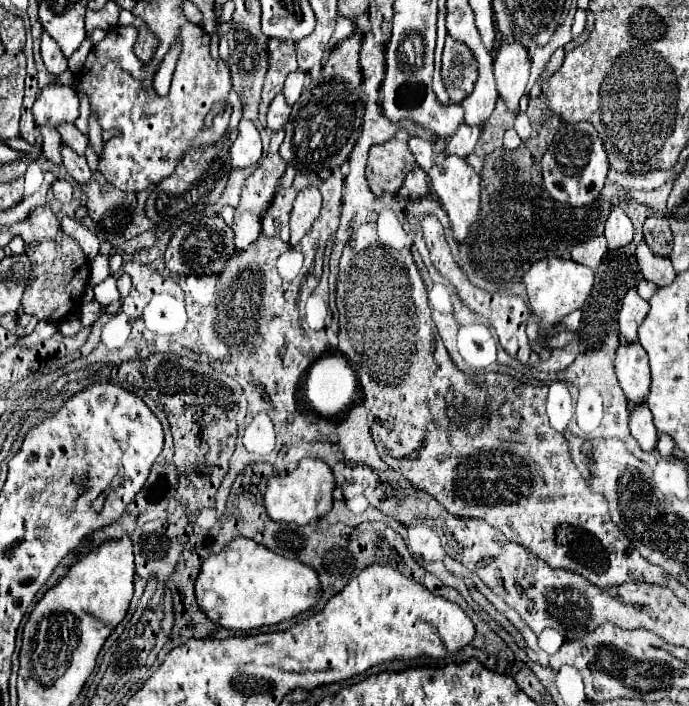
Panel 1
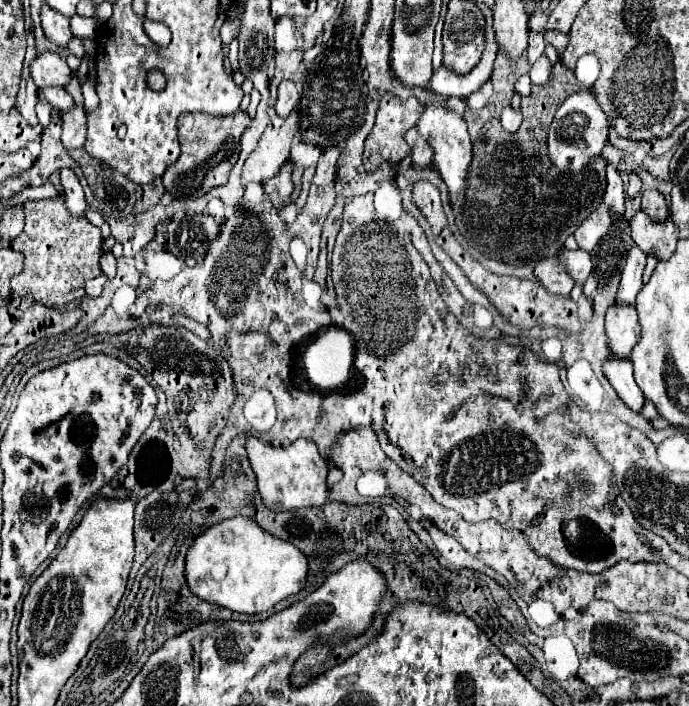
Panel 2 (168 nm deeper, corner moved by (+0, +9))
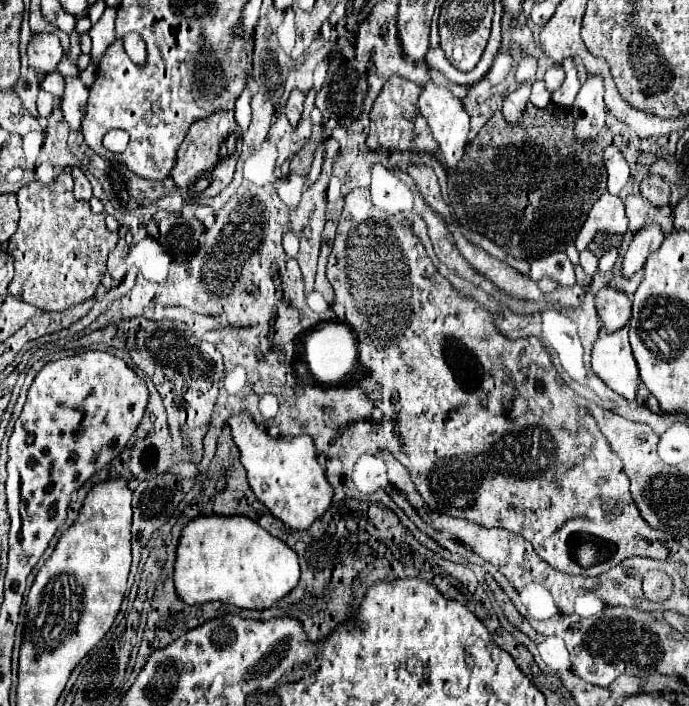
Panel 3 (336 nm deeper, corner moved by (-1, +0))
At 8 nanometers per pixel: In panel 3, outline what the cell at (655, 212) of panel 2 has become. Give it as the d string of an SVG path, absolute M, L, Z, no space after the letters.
M649 175L641 181L641 197L655 207L669 205L669 183L659 175Z

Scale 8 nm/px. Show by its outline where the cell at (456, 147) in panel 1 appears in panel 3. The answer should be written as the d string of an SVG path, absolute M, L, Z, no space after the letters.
M499 53L497 55L497 61L493 61L491 71L487 73L487 79L489 79L491 87L497 87L507 77L507 73L511 69L511 61L513 61L513 57L509 53Z

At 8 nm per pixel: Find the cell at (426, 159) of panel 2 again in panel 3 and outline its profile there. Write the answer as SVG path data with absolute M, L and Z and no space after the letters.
M417 117L413 135L415 135L415 153L429 153L429 155L437 153L437 141L433 141L433 135L429 133L425 119Z

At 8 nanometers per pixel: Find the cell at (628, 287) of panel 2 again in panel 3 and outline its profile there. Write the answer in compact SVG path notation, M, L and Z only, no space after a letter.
M645 225L639 233L635 233L627 253L625 253L625 261L623 261L623 277L631 279L637 271L641 271L645 267L645 261L649 257L649 253L657 251L657 247L663 241L663 233L661 229L657 229L657 225Z

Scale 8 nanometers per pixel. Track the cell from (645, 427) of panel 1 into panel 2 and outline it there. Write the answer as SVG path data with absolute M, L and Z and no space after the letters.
M610 354L610 356L604 360L602 370L604 370L604 376L608 378L608 382L614 386L614 390L616 390L618 396L622 398L622 402L624 402L630 410L640 412L642 406L644 406L644 394L642 394L640 386L638 386L636 380L634 380L630 358L624 360L624 358L620 358L620 356Z

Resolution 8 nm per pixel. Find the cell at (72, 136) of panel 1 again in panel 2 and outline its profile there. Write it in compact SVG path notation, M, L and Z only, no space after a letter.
M44 88L44 92L42 92L44 96L46 96L46 100L56 108L56 110L60 110L60 112L64 112L64 110L68 110L70 106L72 106L72 96L64 90L64 88Z

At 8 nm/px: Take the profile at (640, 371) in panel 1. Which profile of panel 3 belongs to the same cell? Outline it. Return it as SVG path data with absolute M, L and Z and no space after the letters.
M605 287L597 293L595 305L597 305L597 313L601 317L601 325L603 325L605 333L615 333L615 331L623 329L631 319L629 297L611 287Z

